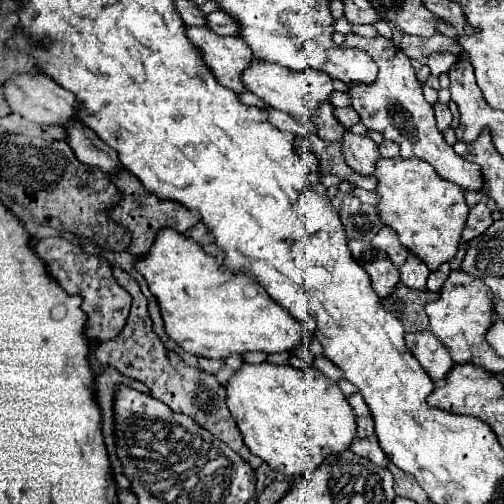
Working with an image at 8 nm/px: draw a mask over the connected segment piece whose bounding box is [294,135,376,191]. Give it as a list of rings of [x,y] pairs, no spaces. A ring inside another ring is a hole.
[[[308,135],[308,137],[294,137],[294,145],[296,145],[296,149],[298,149],[300,153],[302,153],[302,151],[312,151],[312,153],[318,157],[320,175],[330,173],[330,175],[340,177],[342,181],[352,183],[354,187],[362,187],[362,189],[368,189],[368,191],[372,191],[372,189],[376,187],[374,177],[360,175],[360,173],[352,171],[352,169],[344,163],[344,157],[342,157],[342,151],[338,149],[338,143],[324,141],[324,139],[320,139],[318,135]]]

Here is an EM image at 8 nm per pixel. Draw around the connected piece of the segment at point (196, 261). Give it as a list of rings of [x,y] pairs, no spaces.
[[[170,227],[158,229],[150,251],[134,261],[134,269],[146,279],[158,301],[166,335],[192,355],[224,359],[230,353],[246,351],[282,353],[292,351],[314,331],[314,319],[300,323],[252,277],[220,271],[214,257]]]

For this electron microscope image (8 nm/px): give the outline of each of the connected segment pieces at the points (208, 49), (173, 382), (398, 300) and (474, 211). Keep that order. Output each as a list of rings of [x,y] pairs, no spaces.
[[[186,27],[186,37],[202,53],[204,65],[216,81],[236,93],[246,91],[240,81],[240,71],[252,61],[250,49],[238,37],[218,37],[202,27]]]
[[[114,269],[114,277],[132,295],[134,303],[132,303],[126,327],[120,331],[120,335],[98,345],[98,349],[96,349],[98,361],[102,361],[104,365],[112,365],[120,373],[146,383],[156,399],[160,399],[162,403],[166,403],[170,409],[174,409],[178,413],[190,415],[200,427],[208,429],[216,439],[224,441],[228,447],[232,447],[254,469],[260,467],[262,465],[260,457],[254,457],[246,449],[246,445],[242,443],[242,437],[238,433],[238,427],[234,425],[234,419],[230,417],[230,411],[226,409],[226,403],[224,403],[226,391],[224,391],[224,387],[210,373],[186,367],[180,361],[178,355],[166,351],[162,341],[152,331],[152,323],[150,323],[148,309],[146,309],[146,297],[142,295],[138,283],[128,273],[124,273],[122,269]]]
[[[396,285],[394,291],[382,299],[382,307],[386,311],[392,311],[394,317],[398,317],[406,331],[426,331],[428,329],[428,317],[424,313],[424,305],[428,301],[436,301],[438,293],[432,291],[420,291],[420,289],[408,289],[406,285]]]
[[[484,203],[474,205],[470,209],[470,213],[468,213],[468,219],[466,219],[466,225],[464,225],[464,231],[462,231],[462,243],[470,241],[478,233],[484,233],[492,225],[490,215],[492,215],[492,211]]]

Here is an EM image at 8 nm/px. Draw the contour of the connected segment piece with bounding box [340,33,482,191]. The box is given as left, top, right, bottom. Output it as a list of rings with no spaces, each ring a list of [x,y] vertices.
[[[348,33],[346,41],[340,45],[344,49],[362,49],[366,51],[374,63],[378,65],[378,77],[372,83],[348,83],[348,97],[352,107],[362,117],[362,123],[368,131],[378,131],[384,139],[400,145],[400,155],[404,159],[418,157],[428,161],[440,177],[460,185],[462,189],[482,189],[482,175],[478,165],[468,163],[444,141],[442,133],[436,129],[432,105],[422,95],[422,83],[416,79],[410,59],[386,37],[376,35],[372,39],[360,37],[356,33]]]

